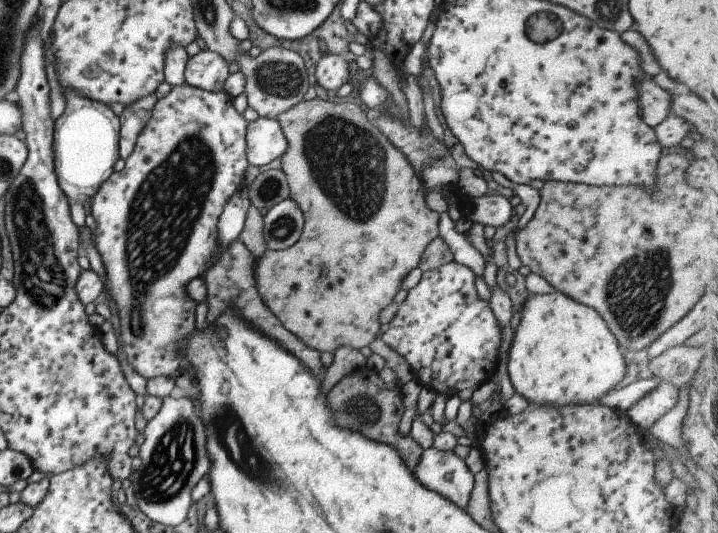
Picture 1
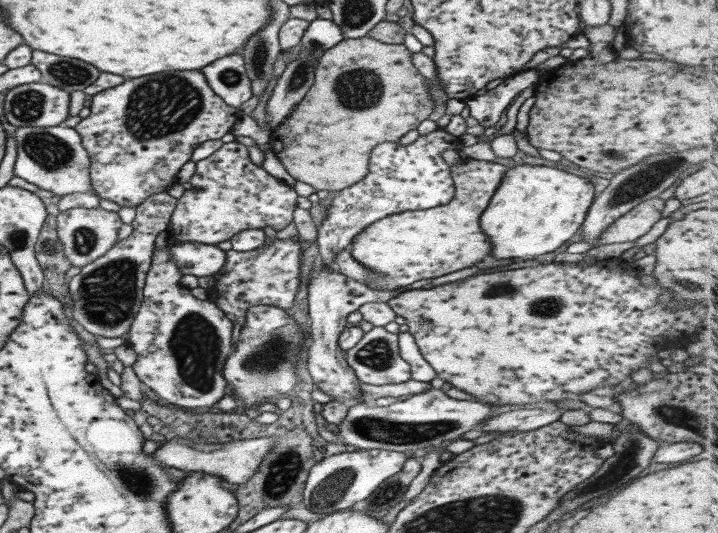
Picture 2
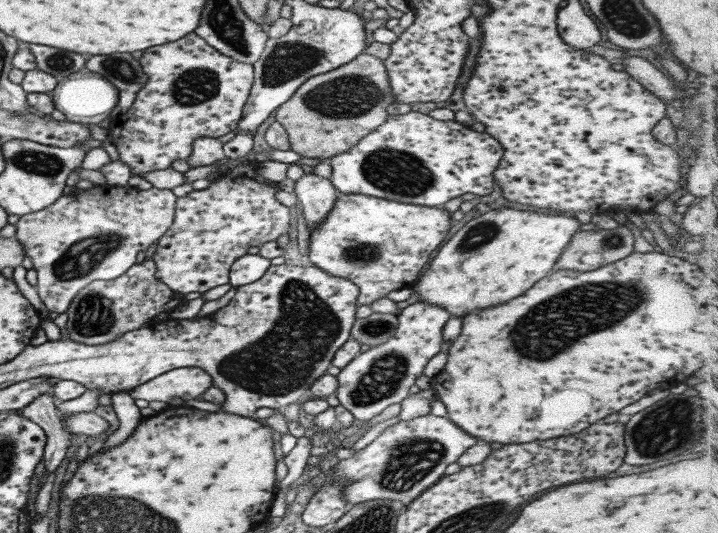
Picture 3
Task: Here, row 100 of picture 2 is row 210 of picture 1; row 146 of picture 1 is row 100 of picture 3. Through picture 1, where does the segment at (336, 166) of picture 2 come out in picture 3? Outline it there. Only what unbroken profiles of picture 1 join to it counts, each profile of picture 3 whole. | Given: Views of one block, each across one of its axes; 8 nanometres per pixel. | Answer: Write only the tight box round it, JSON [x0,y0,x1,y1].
[275,52,393,161]

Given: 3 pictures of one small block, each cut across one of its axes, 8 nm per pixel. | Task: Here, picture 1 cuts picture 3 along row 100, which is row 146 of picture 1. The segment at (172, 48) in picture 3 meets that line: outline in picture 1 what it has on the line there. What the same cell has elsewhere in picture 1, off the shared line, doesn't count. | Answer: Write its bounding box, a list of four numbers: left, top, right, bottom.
[90,85,248,381]

